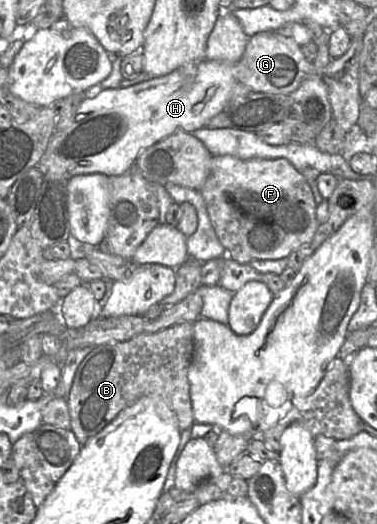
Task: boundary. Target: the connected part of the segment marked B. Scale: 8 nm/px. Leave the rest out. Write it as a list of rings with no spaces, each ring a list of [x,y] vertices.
[[[185,322],[156,332],[141,333],[126,341],[96,346],[80,363],[66,397],[71,431],[83,446],[125,408],[147,396],[162,397],[173,410],[179,429],[191,428],[194,415],[188,370],[194,341],[194,322]]]

